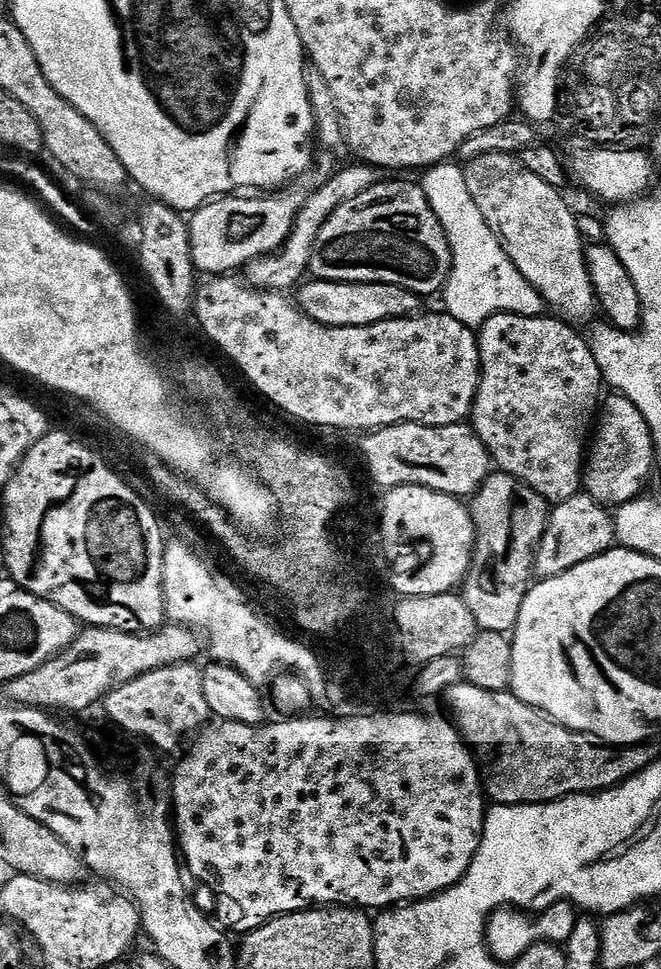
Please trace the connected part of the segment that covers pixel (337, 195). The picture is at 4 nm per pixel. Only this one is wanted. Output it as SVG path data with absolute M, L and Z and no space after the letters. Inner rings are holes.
M352 162L344 167L348 166L349 168L344 168L341 172L340 169L333 171L332 175L323 181L324 185L321 188L313 187L311 189L306 206L302 206L296 224L292 228L291 234L288 235L287 242L280 247L280 251L273 252L271 256L251 260L246 265L242 276L251 287L262 288L269 292L287 293L288 288L295 289L305 279L310 254L314 250L314 242L318 242L318 230L322 230L322 226L326 226L330 214L334 214L334 210L338 210L338 206L350 202L350 198L354 198L358 194L366 194L366 190L381 183L381 169L359 162Z

